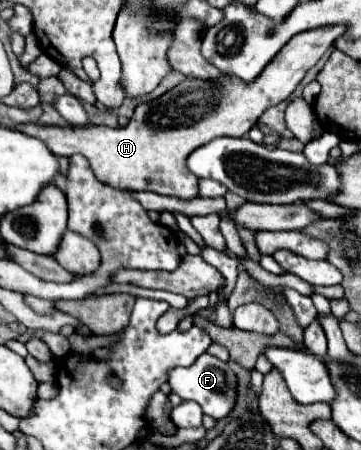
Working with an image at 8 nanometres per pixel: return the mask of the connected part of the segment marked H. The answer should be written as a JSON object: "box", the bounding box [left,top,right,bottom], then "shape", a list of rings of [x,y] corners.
{"box":[17,26,343,200],"shape":[[[327,26],[295,34],[271,60],[271,66],[267,66],[267,70],[263,70],[263,74],[249,84],[239,82],[239,78],[231,78],[229,74],[223,74],[219,80],[185,78],[157,100],[137,104],[125,128],[105,128],[93,124],[87,128],[57,128],[29,124],[19,126],[17,130],[43,140],[55,156],[83,154],[89,160],[95,176],[115,188],[151,190],[183,200],[195,198],[199,178],[187,170],[187,156],[197,146],[203,146],[213,138],[245,136],[269,106],[289,98],[305,72],[317,64],[323,52],[341,34],[343,26]]]}

